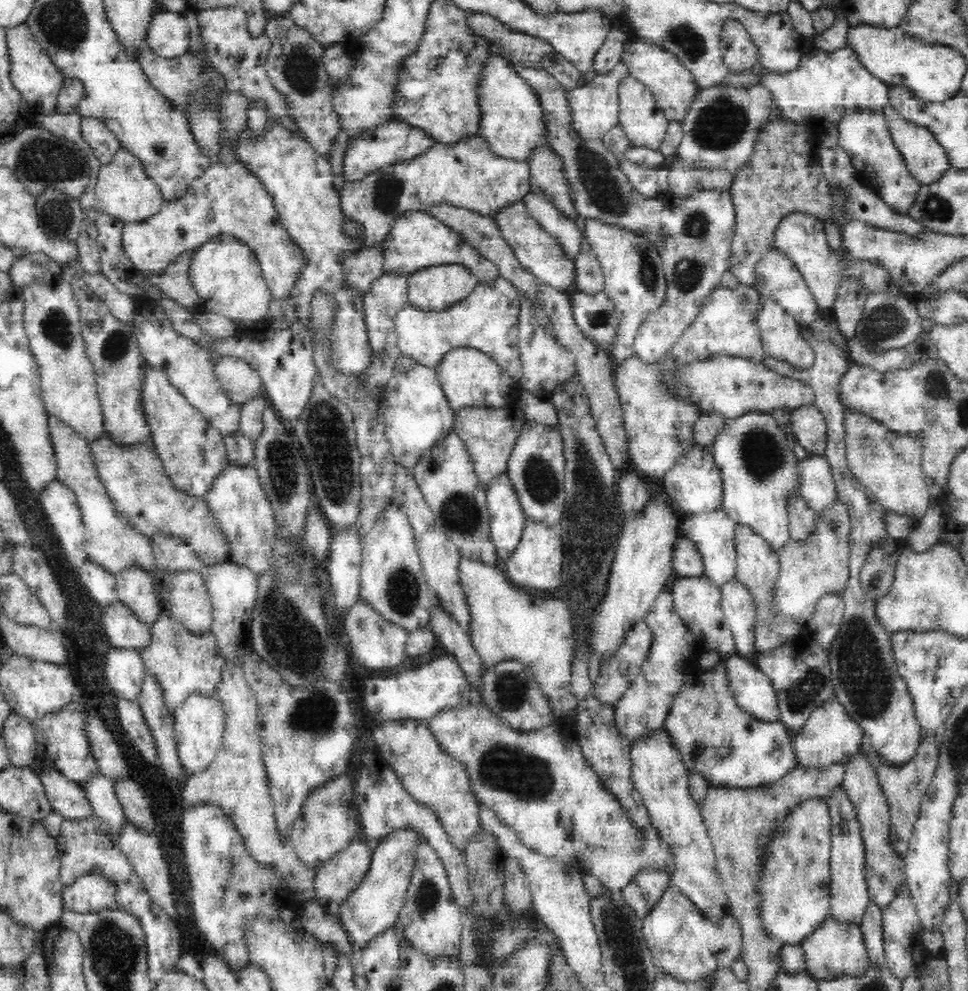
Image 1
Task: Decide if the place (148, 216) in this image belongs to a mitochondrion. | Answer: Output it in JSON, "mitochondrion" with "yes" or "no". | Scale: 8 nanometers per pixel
{"mitochondrion":"no"}

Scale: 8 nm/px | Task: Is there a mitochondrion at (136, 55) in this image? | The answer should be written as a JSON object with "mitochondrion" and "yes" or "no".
{"mitochondrion":"no"}

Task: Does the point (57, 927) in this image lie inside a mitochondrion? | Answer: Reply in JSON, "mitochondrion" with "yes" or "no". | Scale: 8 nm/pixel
{"mitochondrion":"no"}

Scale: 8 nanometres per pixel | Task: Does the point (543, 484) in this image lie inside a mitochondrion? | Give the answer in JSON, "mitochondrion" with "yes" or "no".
{"mitochondrion":"yes"}

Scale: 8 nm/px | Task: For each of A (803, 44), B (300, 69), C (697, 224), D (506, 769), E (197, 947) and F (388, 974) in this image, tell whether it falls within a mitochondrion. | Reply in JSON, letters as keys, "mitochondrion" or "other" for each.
{"A":"other","B":"mitochondrion","C":"mitochondrion","D":"mitochondrion","E":"other","F":"other"}

